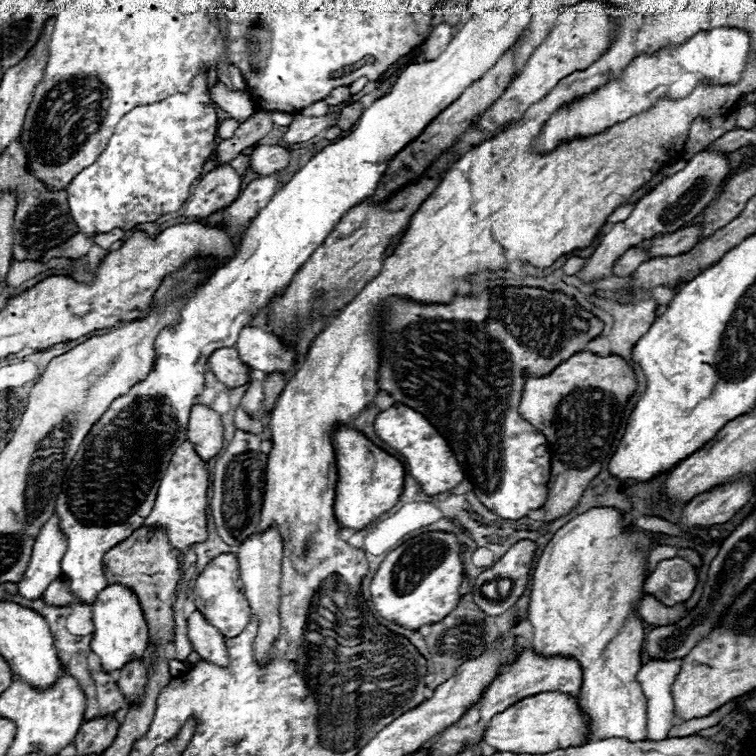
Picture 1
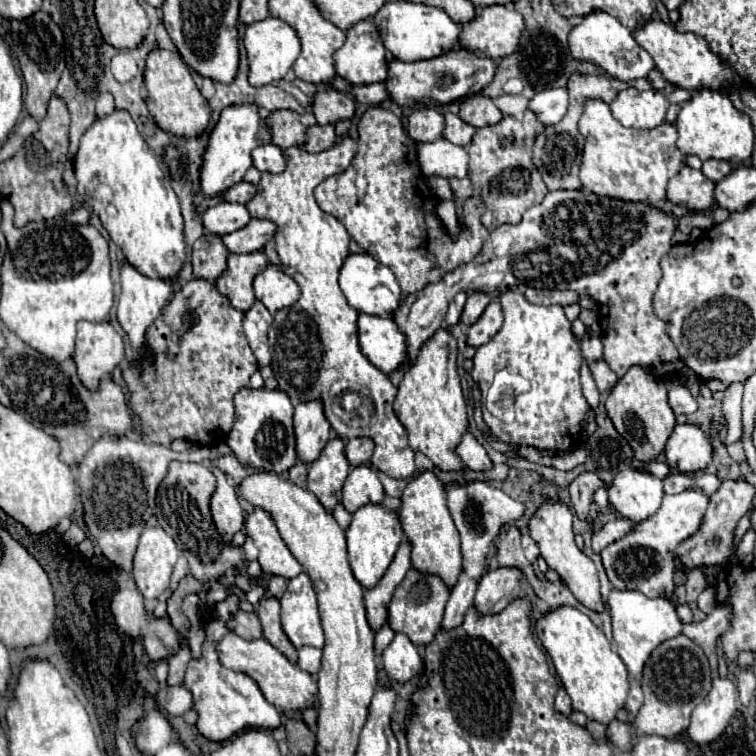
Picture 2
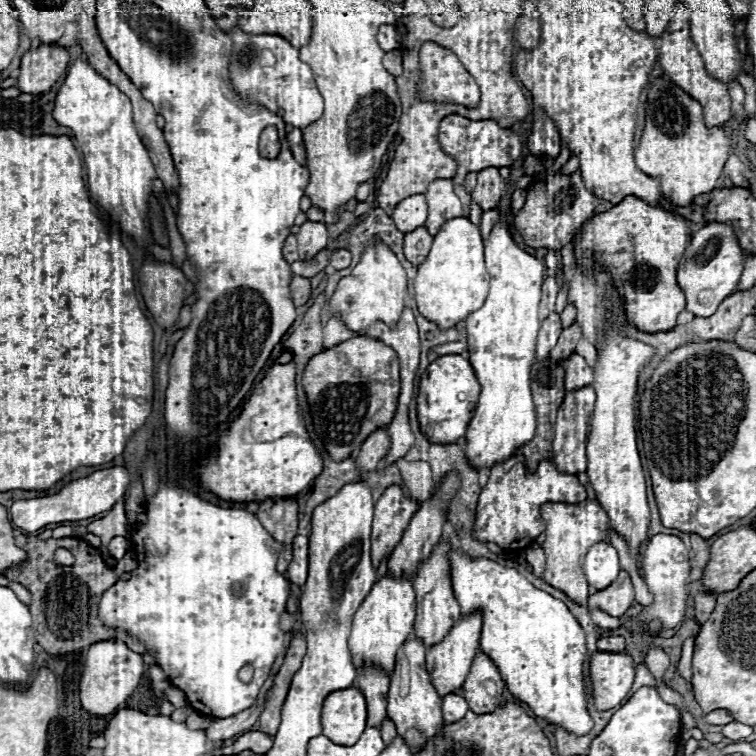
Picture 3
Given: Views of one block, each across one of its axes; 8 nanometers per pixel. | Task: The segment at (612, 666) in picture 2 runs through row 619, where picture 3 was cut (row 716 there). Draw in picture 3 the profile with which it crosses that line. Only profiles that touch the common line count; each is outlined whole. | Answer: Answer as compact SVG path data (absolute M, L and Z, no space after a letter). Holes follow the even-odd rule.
M452 550L448 554L448 560L450 560L452 592L460 604L462 616L468 616L470 612L482 612L480 650L486 652L490 660L494 660L510 694L520 702L526 702L536 716L552 724L558 724L576 736L588 734L594 722L590 720L586 710L584 674L582 674L582 664L586 660L586 636L580 624L576 622L576 618L566 608L566 604L534 588L518 570L500 566L494 560L470 558L468 554L458 550Z

